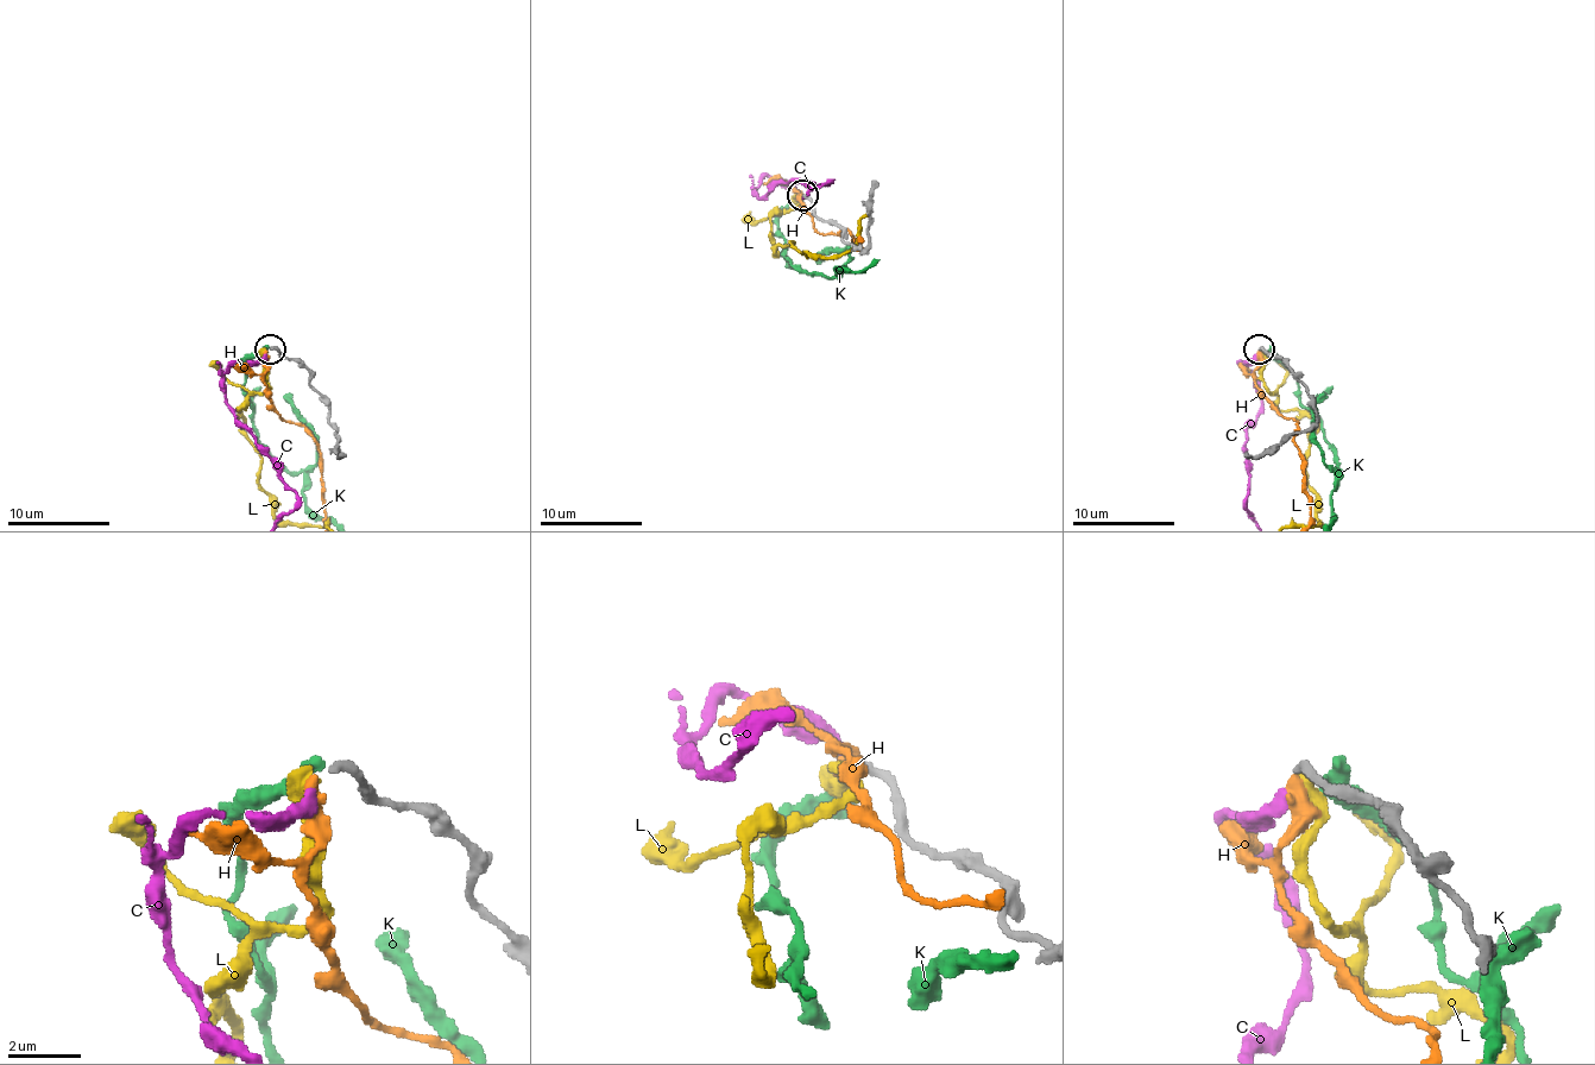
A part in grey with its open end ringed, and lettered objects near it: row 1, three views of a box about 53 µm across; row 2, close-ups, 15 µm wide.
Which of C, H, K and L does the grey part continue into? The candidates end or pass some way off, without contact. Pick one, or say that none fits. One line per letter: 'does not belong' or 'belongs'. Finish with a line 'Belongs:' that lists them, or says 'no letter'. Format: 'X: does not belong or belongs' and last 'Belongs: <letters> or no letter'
C: belongs
H: does not belong
K: does not belong
L: does not belong
Belongs: C

